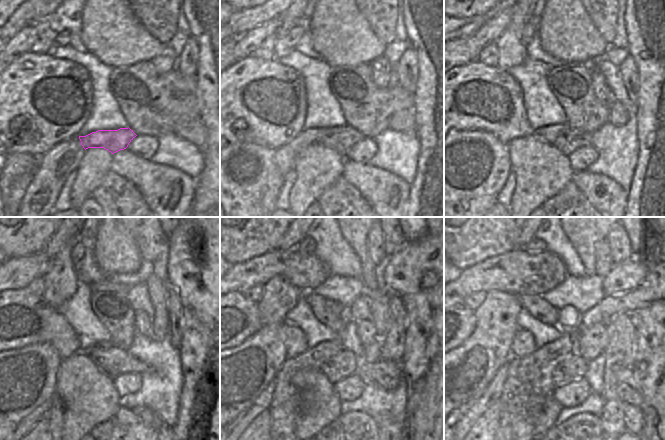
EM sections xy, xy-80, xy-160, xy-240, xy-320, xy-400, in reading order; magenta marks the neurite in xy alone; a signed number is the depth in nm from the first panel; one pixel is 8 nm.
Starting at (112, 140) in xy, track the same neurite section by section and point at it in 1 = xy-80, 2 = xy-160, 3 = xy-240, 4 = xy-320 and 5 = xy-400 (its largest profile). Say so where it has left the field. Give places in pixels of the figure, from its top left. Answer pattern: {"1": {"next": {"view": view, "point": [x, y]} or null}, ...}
{"1": {"next": {"view": "xy-80", "point": [340, 140]}}, "2": {"next": {"view": "xy-160", "point": [571, 139]}}, "3": {"next": {"view": "xy-240", "point": [131, 364]}}, "4": {"next": {"view": "xy-320", "point": [388, 374]}}, "5": {"next": {"view": "xy-400", "point": [628, 390]}}}

